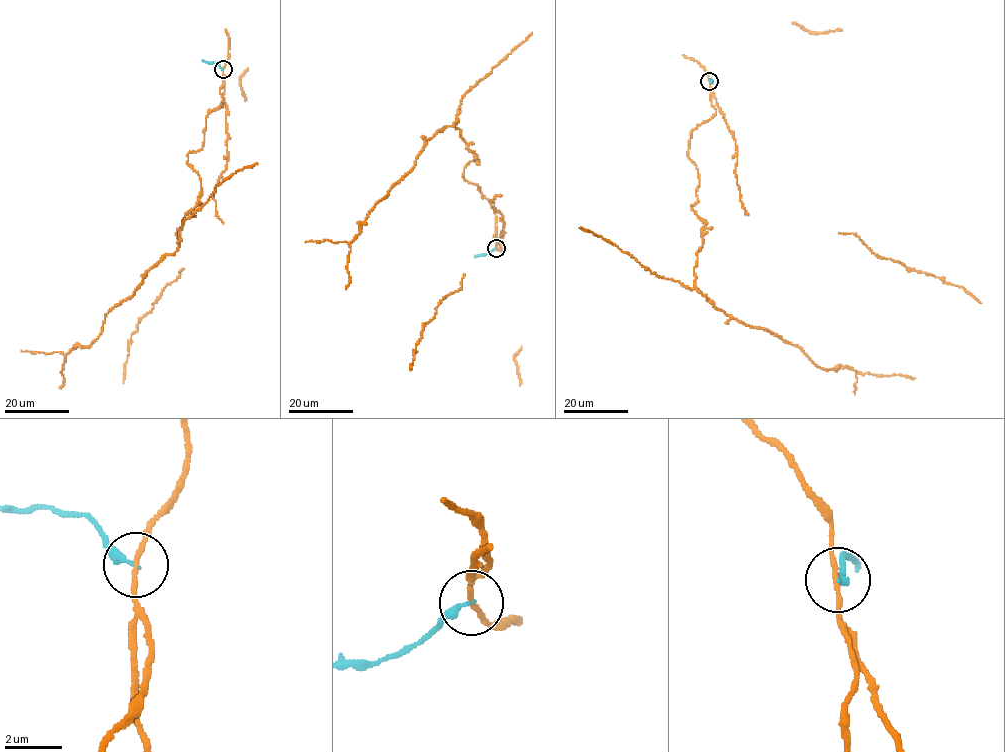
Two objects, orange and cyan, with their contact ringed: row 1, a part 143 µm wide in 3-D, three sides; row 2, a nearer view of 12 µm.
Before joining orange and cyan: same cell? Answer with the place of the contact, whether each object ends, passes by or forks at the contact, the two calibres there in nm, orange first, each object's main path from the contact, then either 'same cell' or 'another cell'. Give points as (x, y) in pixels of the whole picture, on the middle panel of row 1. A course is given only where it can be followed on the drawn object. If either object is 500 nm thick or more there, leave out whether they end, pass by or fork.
(496, 248) | orange passes by | cyan ends | 150/220 nm | orange via (496, 247), (494, 206), (463, 178), (478, 161), (457, 120), (427, 141), (371, 210), (350, 246), (345, 289) | cyan via (496, 247), (488, 254), (474, 257) | another cell

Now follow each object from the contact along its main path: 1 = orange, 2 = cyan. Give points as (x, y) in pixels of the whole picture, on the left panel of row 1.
1: (223, 69), (222, 106), (188, 154), (201, 195), (179, 246), (108, 311), (92, 343), (67, 354), (59, 388)
2: (223, 69), (202, 60)

